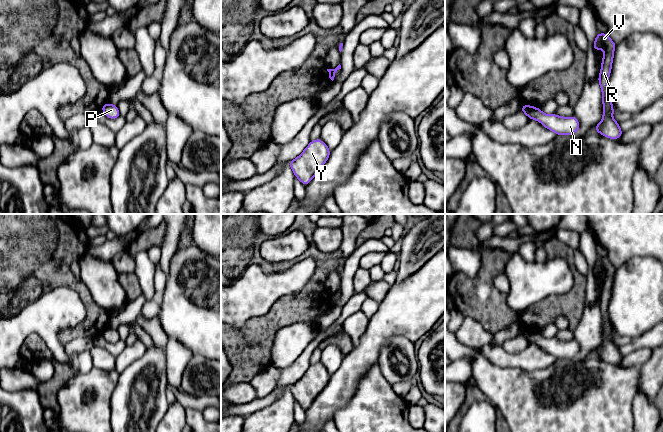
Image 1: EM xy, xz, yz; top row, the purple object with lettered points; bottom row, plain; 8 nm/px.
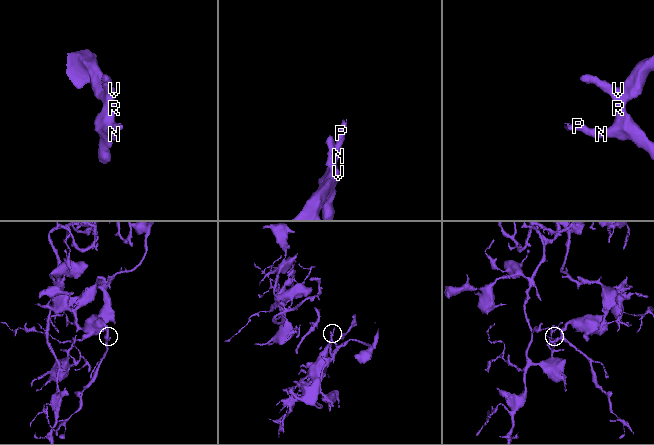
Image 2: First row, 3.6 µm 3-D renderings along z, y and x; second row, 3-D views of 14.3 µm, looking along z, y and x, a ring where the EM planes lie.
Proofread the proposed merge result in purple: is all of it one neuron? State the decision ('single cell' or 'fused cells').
single cell

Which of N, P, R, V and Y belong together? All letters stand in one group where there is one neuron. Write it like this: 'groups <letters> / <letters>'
groups N P R V Y

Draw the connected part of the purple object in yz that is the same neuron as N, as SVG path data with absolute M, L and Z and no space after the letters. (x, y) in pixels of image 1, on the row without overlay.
M526 327L520 333L529 343L537 344L546 353L553 355L556 359L572 359L579 352L579 345L573 339L571 341L561 341L557 338L547 339L540 332L527 329Z

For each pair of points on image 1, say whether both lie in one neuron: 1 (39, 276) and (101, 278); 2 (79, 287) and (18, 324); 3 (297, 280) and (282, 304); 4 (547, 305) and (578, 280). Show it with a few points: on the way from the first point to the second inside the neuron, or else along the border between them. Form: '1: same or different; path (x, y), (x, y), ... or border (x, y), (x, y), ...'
1: different; border (79, 278), (93, 298)
2: different; border (50, 290), (56, 287), (70, 287), (84, 302)
3: different; border (308, 281), (300, 294), (280, 297), (270, 309)
4: same; path (557, 305), (562, 305), (577, 290)

